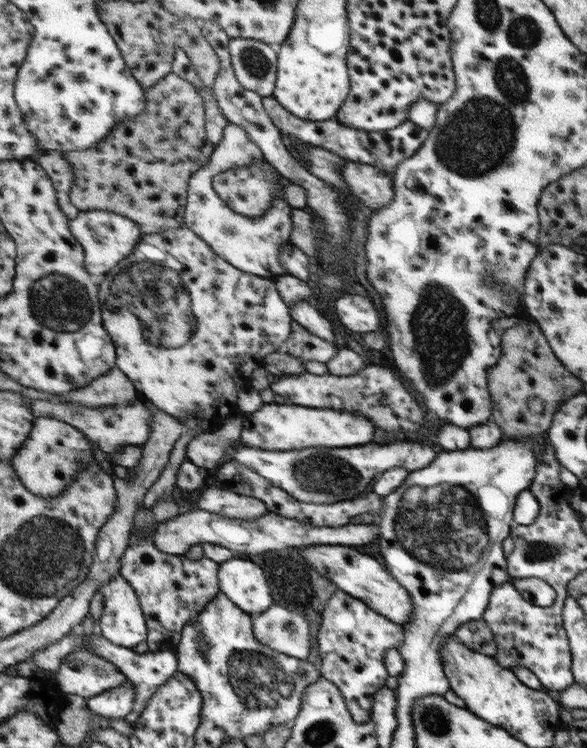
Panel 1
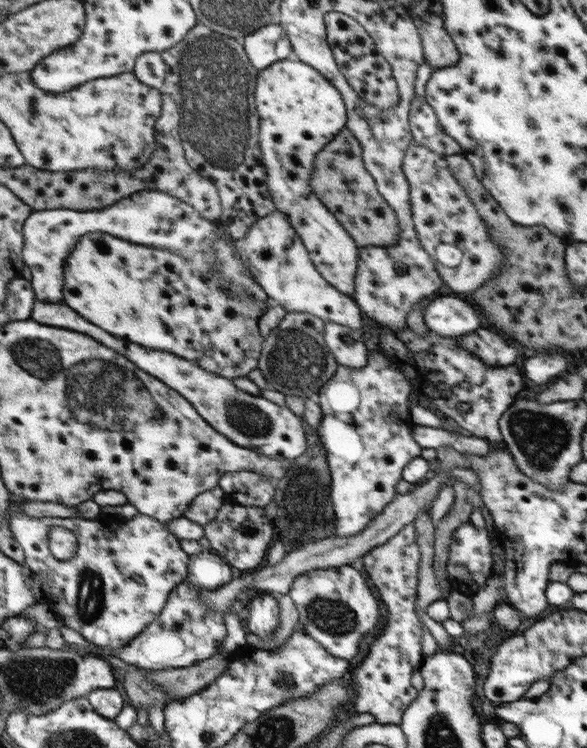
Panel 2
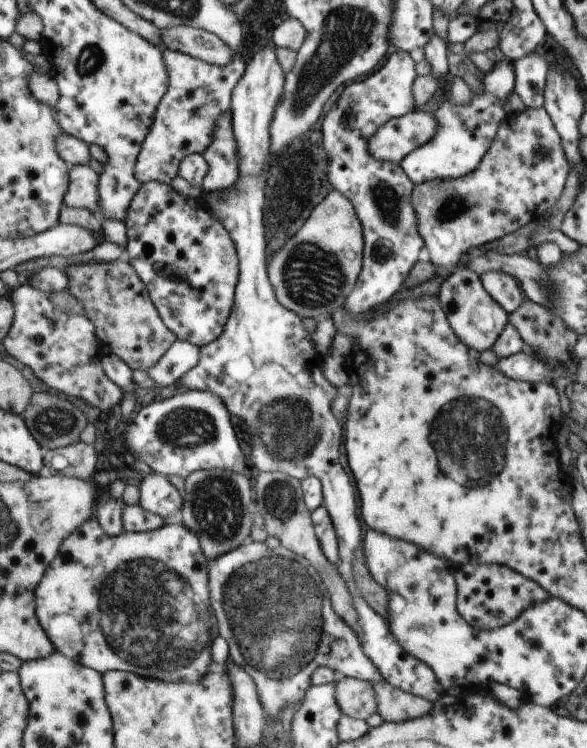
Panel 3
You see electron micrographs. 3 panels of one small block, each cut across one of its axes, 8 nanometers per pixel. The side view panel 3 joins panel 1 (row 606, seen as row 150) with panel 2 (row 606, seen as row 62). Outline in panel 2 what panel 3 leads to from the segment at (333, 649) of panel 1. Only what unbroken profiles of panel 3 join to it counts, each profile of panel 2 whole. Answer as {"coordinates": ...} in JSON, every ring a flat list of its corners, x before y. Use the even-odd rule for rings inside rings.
{"coordinates":[[412,522,379,546,374,546,363,557,364,573,370,578,371,586,379,594,386,610,386,625,379,631,375,642,367,647,367,654,361,664,352,667,350,677,355,689,355,702,352,702,357,714,367,712,374,716,379,724,401,722,401,712,411,704,417,690,409,686,409,676,421,666,421,628,413,612,415,586,418,581,419,547,415,542]]}

